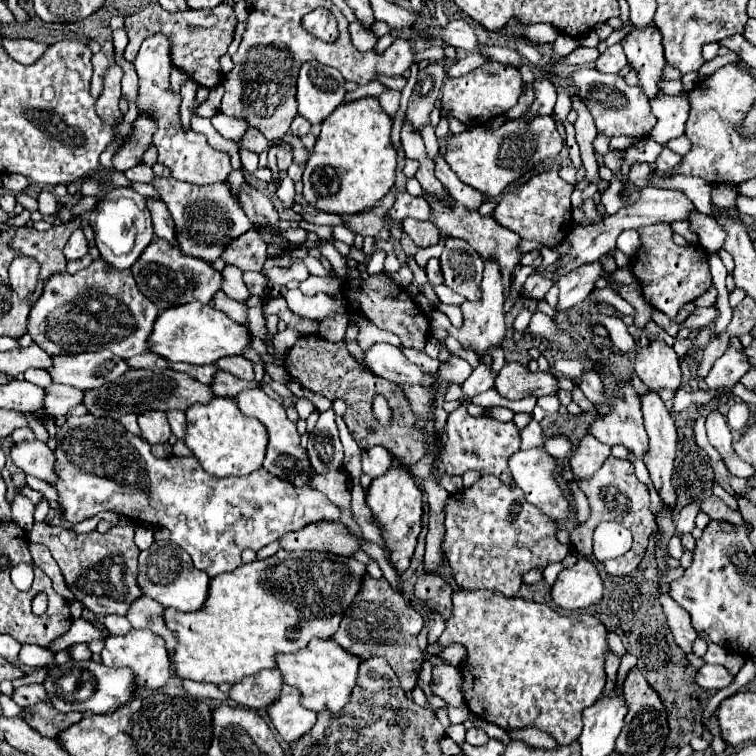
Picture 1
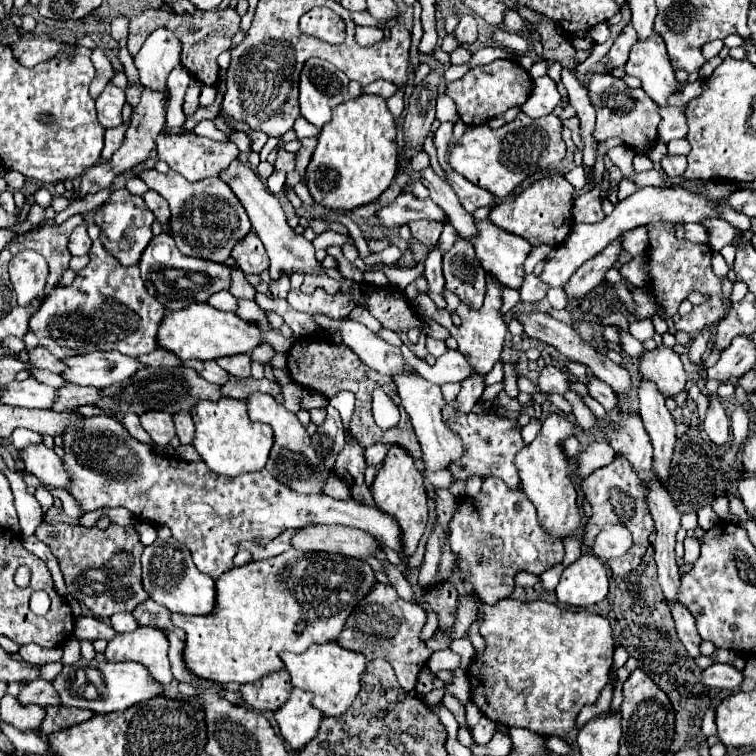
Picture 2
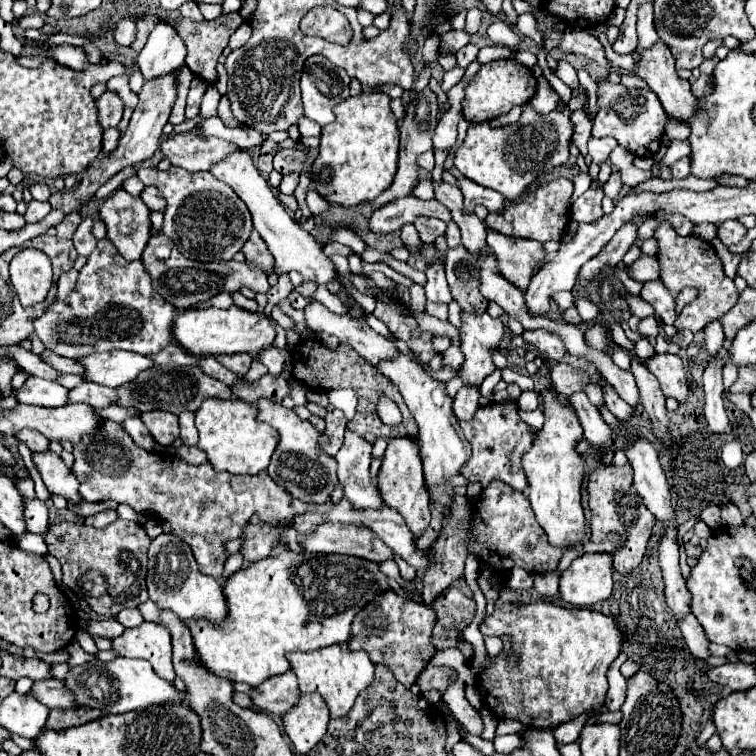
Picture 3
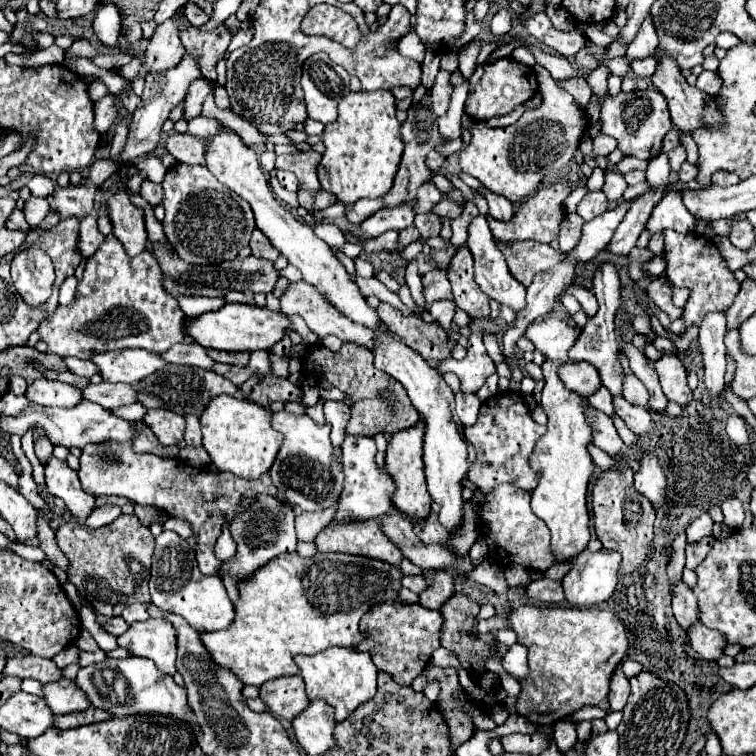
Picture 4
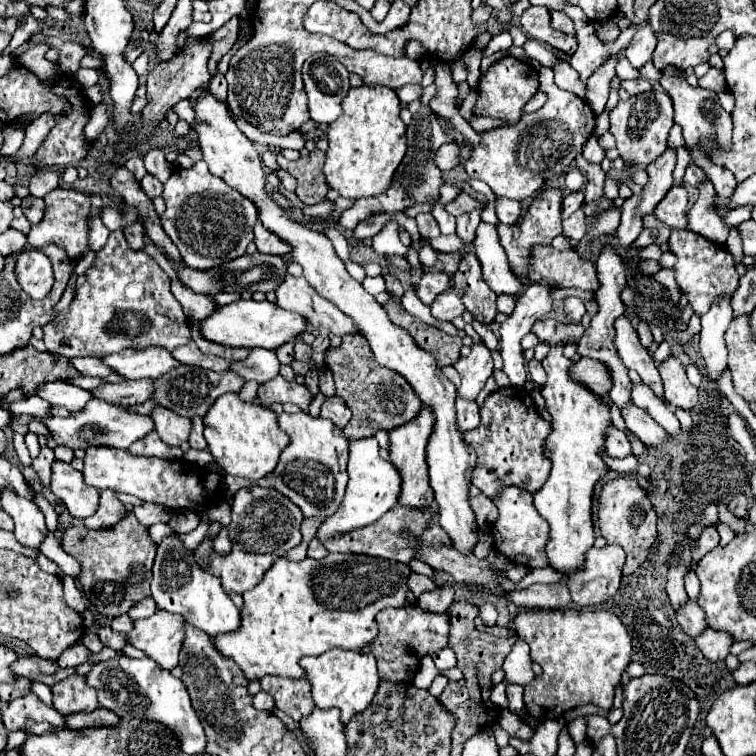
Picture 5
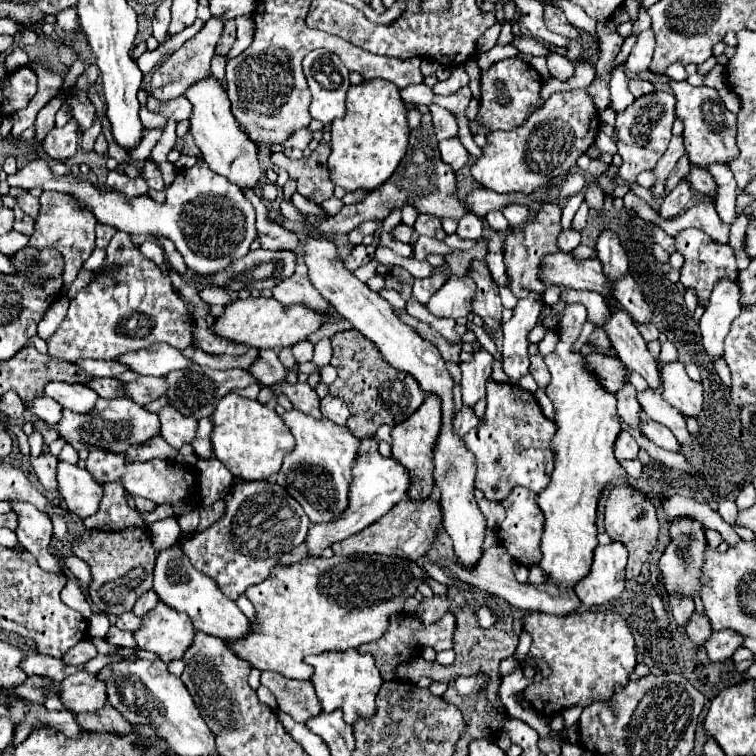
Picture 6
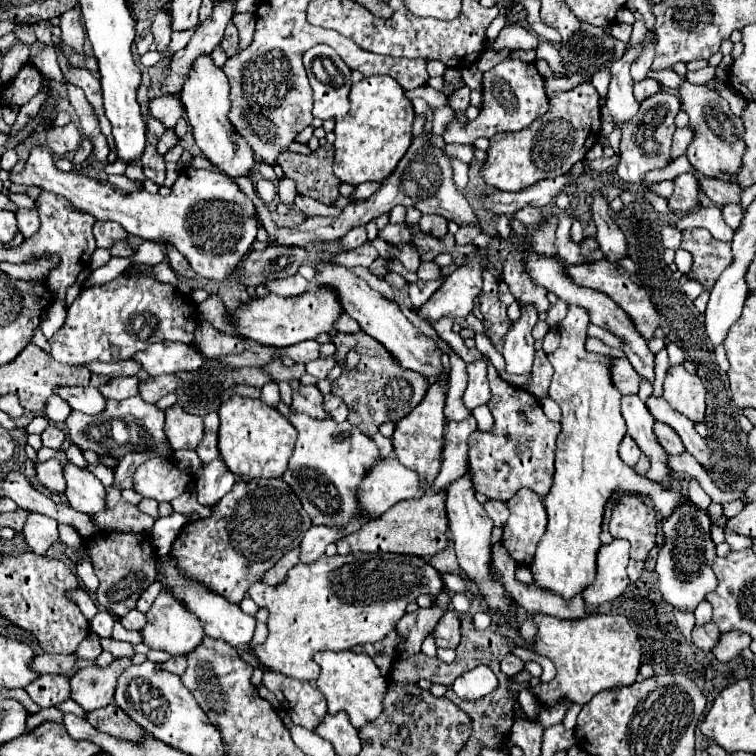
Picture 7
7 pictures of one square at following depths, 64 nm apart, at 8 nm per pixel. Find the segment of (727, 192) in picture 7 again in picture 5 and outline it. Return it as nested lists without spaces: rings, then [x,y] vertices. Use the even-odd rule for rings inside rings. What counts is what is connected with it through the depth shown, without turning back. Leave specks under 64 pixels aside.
[[[688,164],[688,166],[686,166],[686,174],[684,174],[684,182],[686,182],[686,184],[698,186],[704,178],[706,178],[706,174],[704,174],[702,168],[698,168],[698,166],[694,166],[694,164]]]

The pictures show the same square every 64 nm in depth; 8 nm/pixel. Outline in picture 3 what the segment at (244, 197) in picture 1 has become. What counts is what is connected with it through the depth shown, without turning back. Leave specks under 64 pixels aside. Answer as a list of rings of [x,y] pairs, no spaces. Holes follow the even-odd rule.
[[[246,150],[232,152],[228,158],[224,158],[222,162],[212,166],[212,174],[218,180],[226,182],[240,196],[240,200],[248,206],[248,210],[252,214],[254,230],[260,234],[260,238],[266,242],[270,254],[274,256],[276,274],[288,274],[288,272],[296,270],[304,276],[304,280],[314,280],[318,284],[328,284],[328,282],[336,280],[334,264],[322,252],[322,244],[318,244],[306,230],[302,230],[300,224],[296,224],[294,218],[286,212],[286,208],[276,198],[274,190],[268,186],[268,182],[260,176],[258,168],[254,166],[250,152],[246,152]]]

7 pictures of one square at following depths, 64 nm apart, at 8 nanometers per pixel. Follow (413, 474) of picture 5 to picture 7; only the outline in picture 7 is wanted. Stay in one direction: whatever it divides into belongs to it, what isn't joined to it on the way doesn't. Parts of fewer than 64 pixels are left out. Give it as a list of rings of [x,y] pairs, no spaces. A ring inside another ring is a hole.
[[[434,382],[430,384],[424,400],[400,422],[396,422],[396,430],[392,434],[394,454],[396,458],[410,470],[414,470],[424,484],[430,486],[434,478],[438,476],[440,464],[442,464],[442,444],[444,444],[444,400],[446,400],[446,382]]]

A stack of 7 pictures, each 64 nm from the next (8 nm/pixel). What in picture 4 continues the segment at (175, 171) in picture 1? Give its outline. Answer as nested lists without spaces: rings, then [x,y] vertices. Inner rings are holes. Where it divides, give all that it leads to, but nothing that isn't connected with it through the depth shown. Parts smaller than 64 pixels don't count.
[[[178,10],[174,18],[162,22],[152,34],[144,52],[144,66],[148,72],[162,72],[162,70],[174,68],[184,58],[186,50],[178,36],[182,28],[182,20],[184,20],[184,14],[182,10]],[[174,133],[166,140],[166,150],[180,164],[206,164],[206,142],[190,133]]]

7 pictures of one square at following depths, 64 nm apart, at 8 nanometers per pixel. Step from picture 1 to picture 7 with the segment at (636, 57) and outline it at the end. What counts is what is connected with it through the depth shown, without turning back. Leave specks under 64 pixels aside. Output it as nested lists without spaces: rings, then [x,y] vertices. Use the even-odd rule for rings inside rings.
[[[690,82],[680,84],[680,110],[690,116],[690,128],[694,130],[694,142],[690,142],[686,156],[694,170],[710,178],[720,178],[722,170],[728,170],[732,176],[742,164],[744,144],[742,144],[742,120],[732,114],[728,102],[708,86],[694,86]]]

